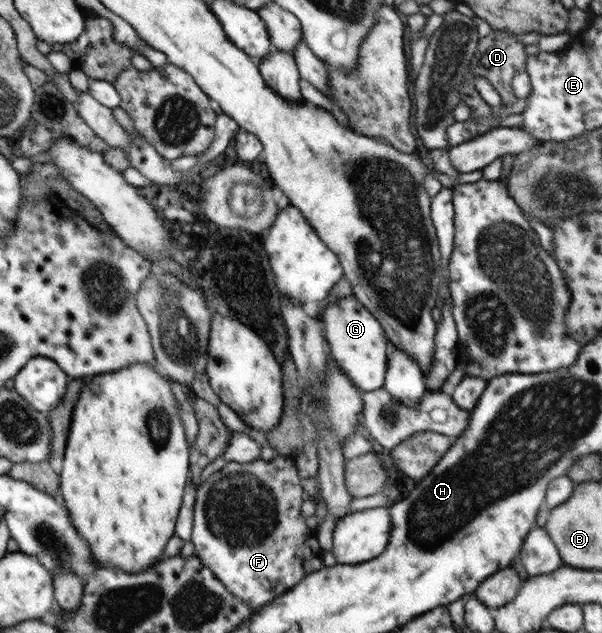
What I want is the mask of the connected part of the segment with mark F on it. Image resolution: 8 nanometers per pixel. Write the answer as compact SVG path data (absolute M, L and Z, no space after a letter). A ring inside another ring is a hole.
M276 454L270 461L260 458L250 463L228 462L222 469L215 471L206 482L200 483L197 487L194 506L194 526L190 539L192 545L196 548L196 556L203 561L204 565L212 570L212 573L226 586L226 589L232 592L232 595L235 595L246 603L246 605L250 605L254 609L262 608L263 605L269 604L276 597L286 593L289 589L300 583L308 574L318 571L324 566L322 560L324 552L320 550L316 534L308 529L306 519L302 516L302 512L300 512L300 506L304 501L303 495L305 494L305 491L302 489L301 480L292 458Z

